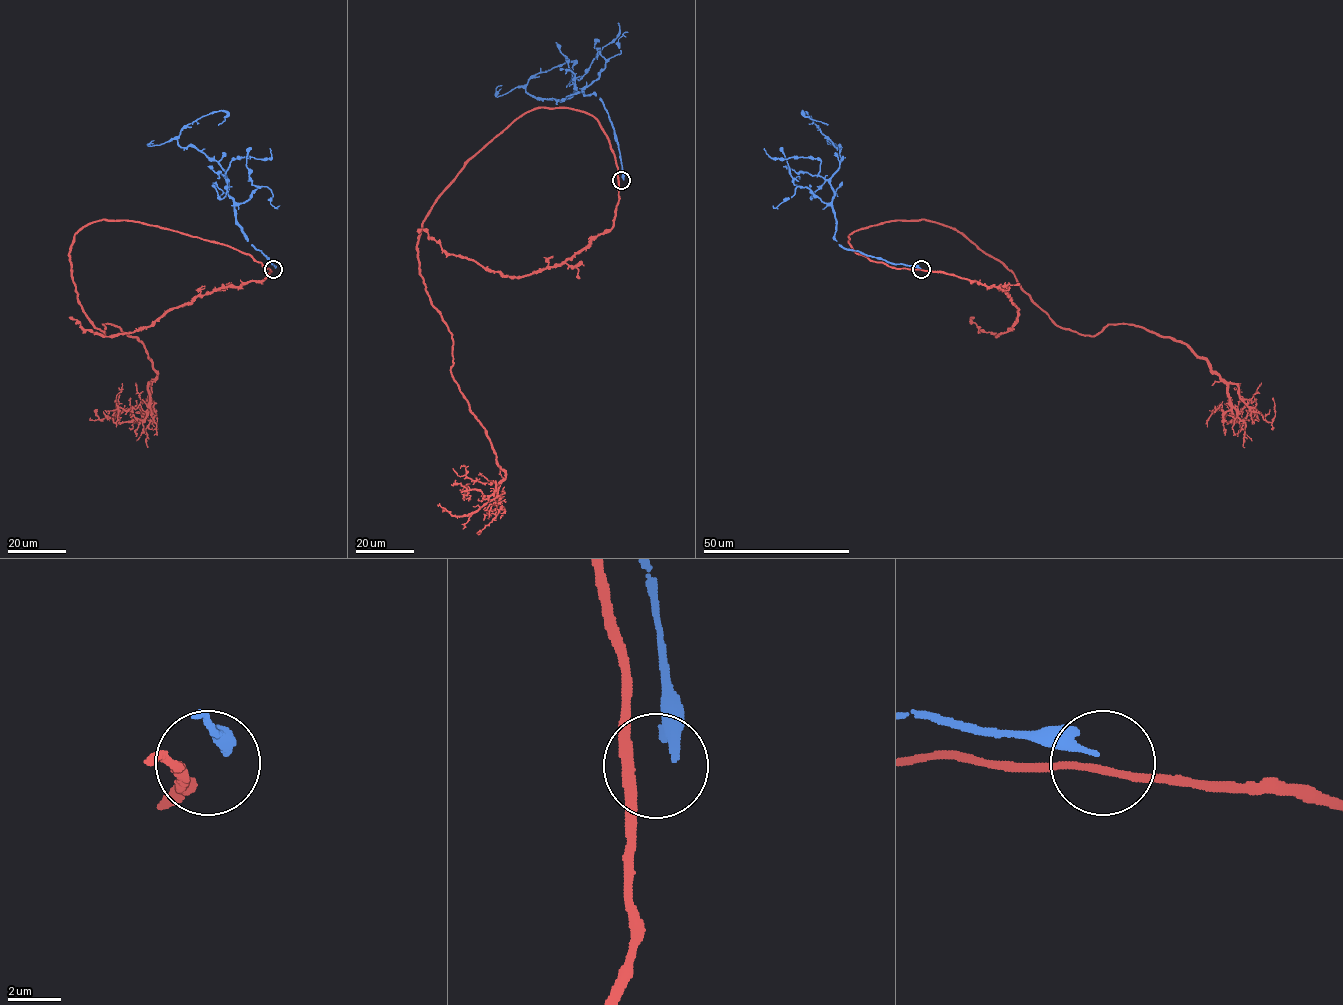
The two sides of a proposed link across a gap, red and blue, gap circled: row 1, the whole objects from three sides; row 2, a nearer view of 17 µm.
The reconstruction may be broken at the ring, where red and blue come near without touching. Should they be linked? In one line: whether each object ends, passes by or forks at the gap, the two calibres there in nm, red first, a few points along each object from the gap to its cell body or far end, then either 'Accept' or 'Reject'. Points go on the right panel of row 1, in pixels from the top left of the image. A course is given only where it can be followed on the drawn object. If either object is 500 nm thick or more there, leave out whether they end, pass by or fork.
At the ring red passes by. At the ring blue ends. Thickness 280 nm (red) against 240 nm. Course of red: (921, 269), (849, 236), (945, 224), (1057, 325), (1185, 344), (1230, 421), (1234, 387). Course of blue: (921, 268), (867, 256), (835, 240), (830, 178), (841, 161), (840, 147), (802, 110), (828, 124). Reject

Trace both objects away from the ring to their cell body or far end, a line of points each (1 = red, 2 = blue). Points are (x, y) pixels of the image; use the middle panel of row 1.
1: (619, 180), (593, 116), (537, 108), (423, 222), (450, 374), (505, 472), (467, 493)
2: (623, 180), (603, 101), (575, 89), (564, 100), (535, 98), (525, 85), (536, 74), (575, 62), (566, 87)

